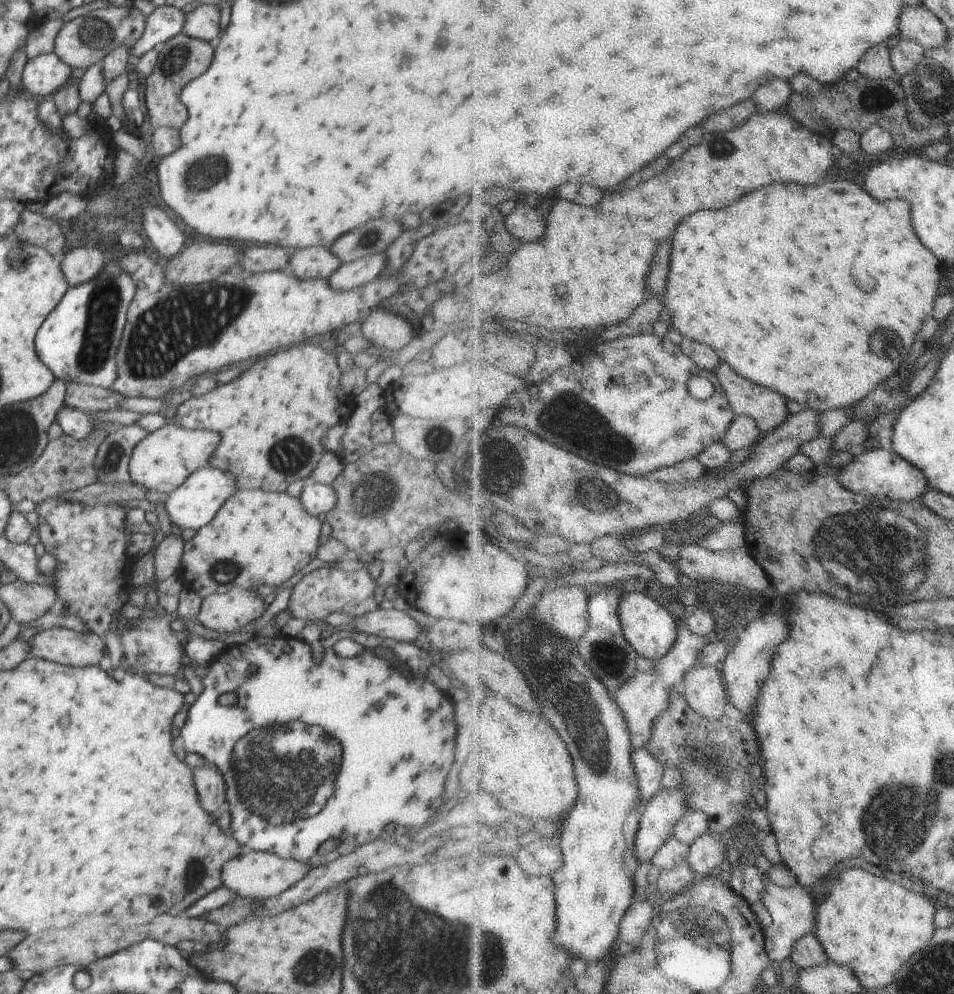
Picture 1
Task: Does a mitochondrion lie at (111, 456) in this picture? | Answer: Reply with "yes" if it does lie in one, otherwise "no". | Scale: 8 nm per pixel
yes

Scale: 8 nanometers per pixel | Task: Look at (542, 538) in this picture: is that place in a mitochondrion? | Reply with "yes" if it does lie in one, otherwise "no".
no

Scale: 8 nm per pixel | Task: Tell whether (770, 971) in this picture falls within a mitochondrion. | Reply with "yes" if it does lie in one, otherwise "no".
no

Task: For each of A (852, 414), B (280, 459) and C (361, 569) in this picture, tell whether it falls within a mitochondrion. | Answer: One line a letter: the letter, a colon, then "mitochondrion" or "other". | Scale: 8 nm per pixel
A: other
B: mitochondrion
C: other

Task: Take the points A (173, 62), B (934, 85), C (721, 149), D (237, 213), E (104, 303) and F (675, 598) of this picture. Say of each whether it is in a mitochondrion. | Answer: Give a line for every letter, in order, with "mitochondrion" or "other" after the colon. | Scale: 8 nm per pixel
A: mitochondrion
B: mitochondrion
C: mitochondrion
D: other
E: mitochondrion
F: other

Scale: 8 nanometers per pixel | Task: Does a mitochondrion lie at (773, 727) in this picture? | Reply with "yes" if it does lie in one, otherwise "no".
no

